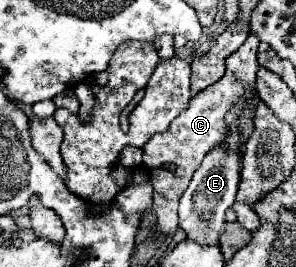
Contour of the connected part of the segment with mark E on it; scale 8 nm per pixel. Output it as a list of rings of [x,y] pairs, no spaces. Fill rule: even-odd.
[[[228,110],[228,140],[220,144],[220,148],[212,148],[208,156],[202,160],[200,168],[194,172],[190,186],[180,198],[180,228],[186,232],[188,238],[210,246],[218,244],[220,232],[224,228],[224,212],[234,204],[238,182],[240,182],[240,116],[236,110]]]

